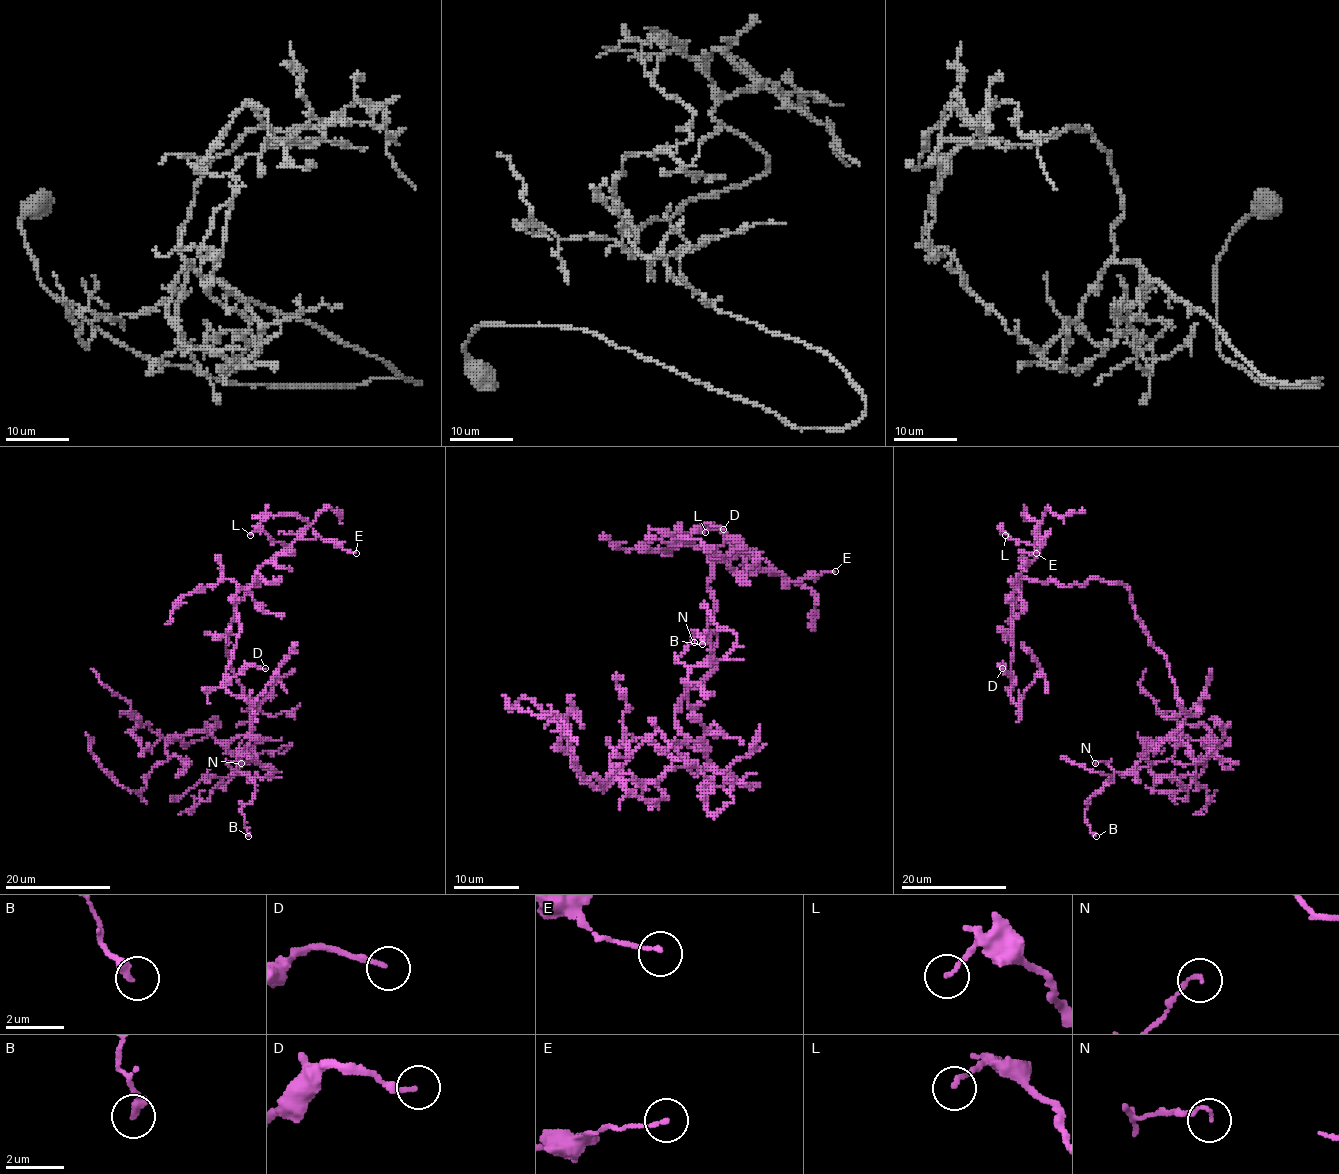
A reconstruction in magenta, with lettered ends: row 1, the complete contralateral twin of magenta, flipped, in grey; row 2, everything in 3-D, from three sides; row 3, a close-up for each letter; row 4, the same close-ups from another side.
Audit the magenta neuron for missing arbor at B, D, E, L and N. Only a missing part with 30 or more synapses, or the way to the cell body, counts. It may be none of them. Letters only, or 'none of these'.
none of these

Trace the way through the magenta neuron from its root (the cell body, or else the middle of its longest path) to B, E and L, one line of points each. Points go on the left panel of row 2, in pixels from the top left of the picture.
B: (228, 634), (232, 671), (254, 707), (250, 742), (236, 762), (254, 783), (241, 808), (248, 836)
E: (228, 634), (236, 603), (261, 578), (253, 585), (260, 586), (256, 572), (297, 540), (319, 536), (356, 553)
L: (228, 634), (236, 603), (261, 578), (253, 585), (260, 586), (256, 572), (286, 548), (263, 532), (250, 535)

